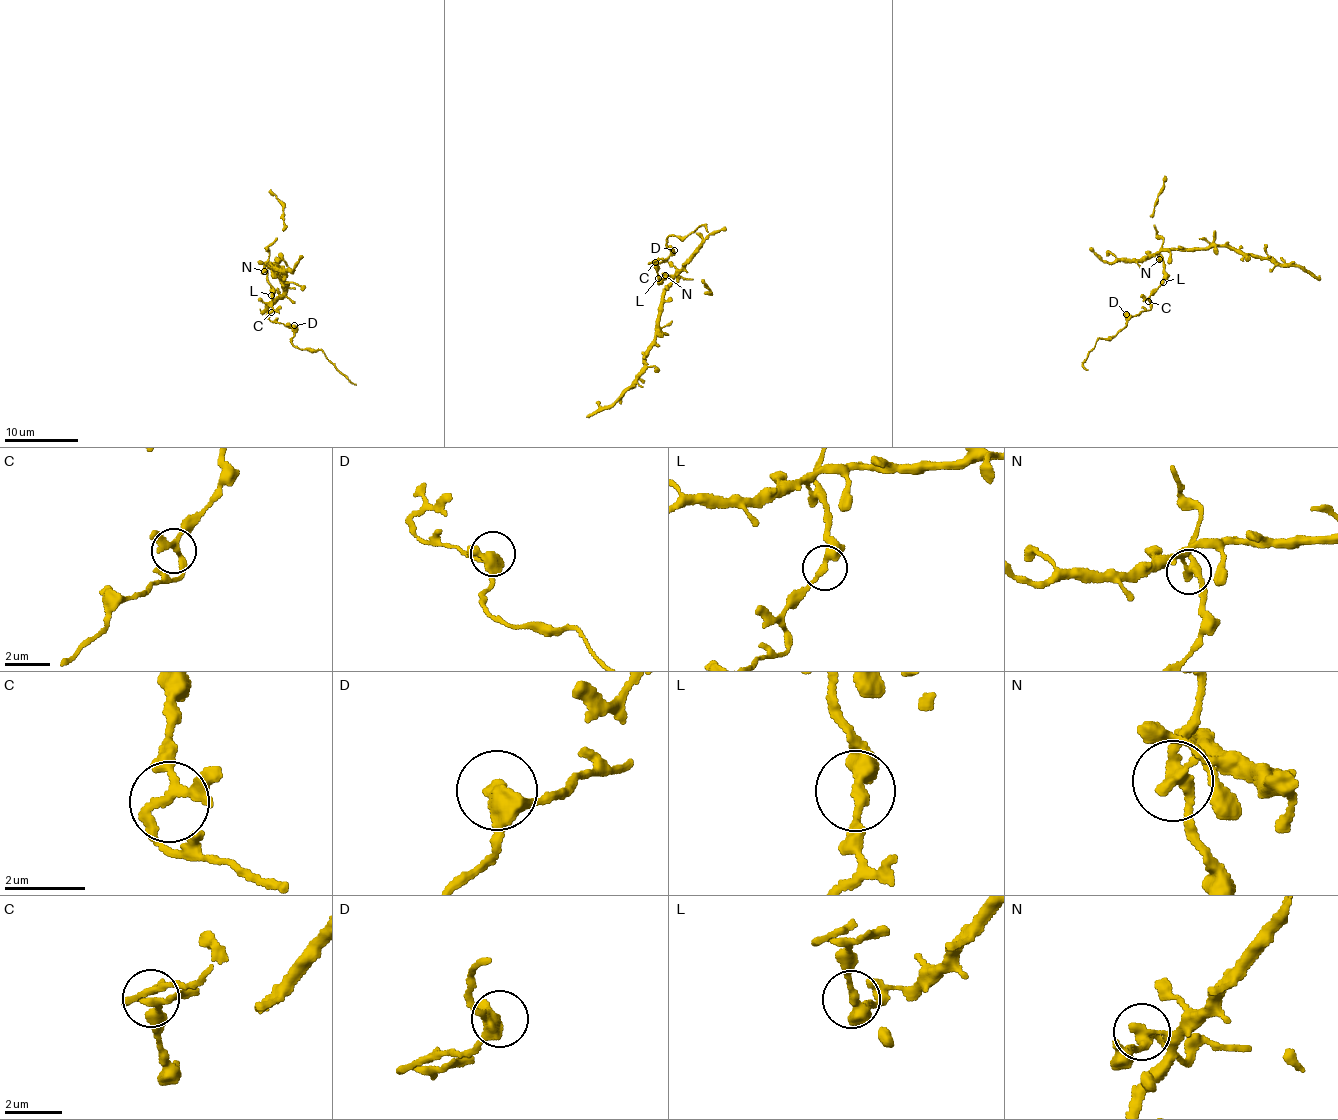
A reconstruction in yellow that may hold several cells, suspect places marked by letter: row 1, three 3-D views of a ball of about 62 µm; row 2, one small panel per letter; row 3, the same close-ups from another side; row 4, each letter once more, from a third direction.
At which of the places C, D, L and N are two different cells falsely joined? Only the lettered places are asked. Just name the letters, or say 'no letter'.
N

